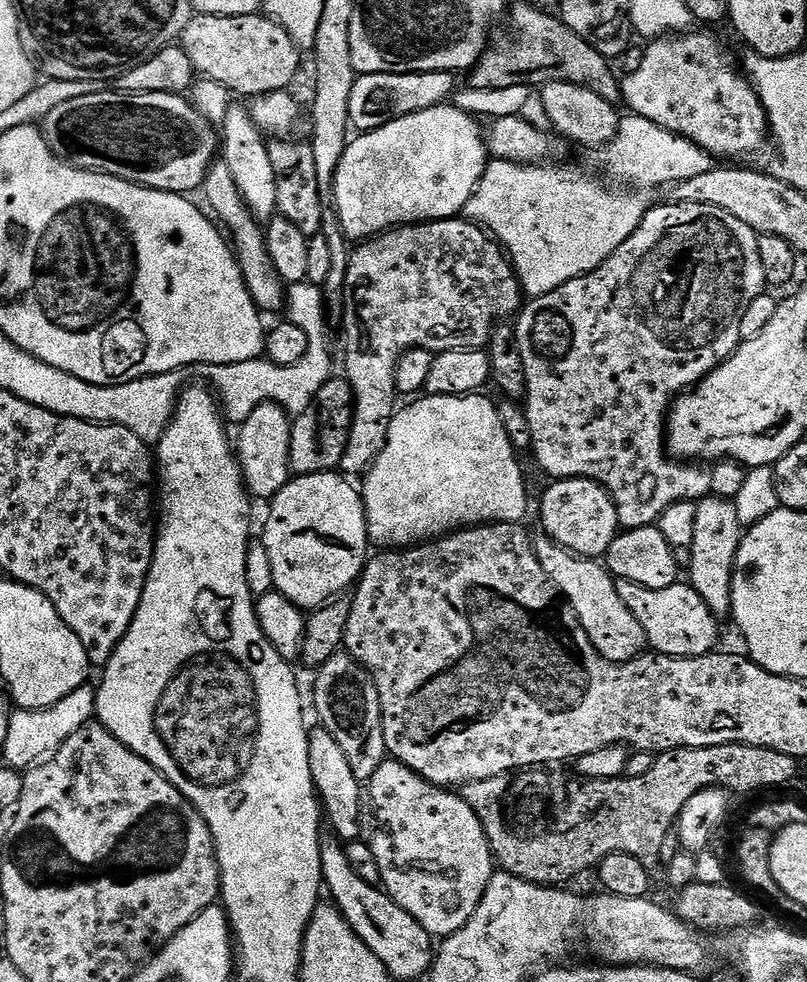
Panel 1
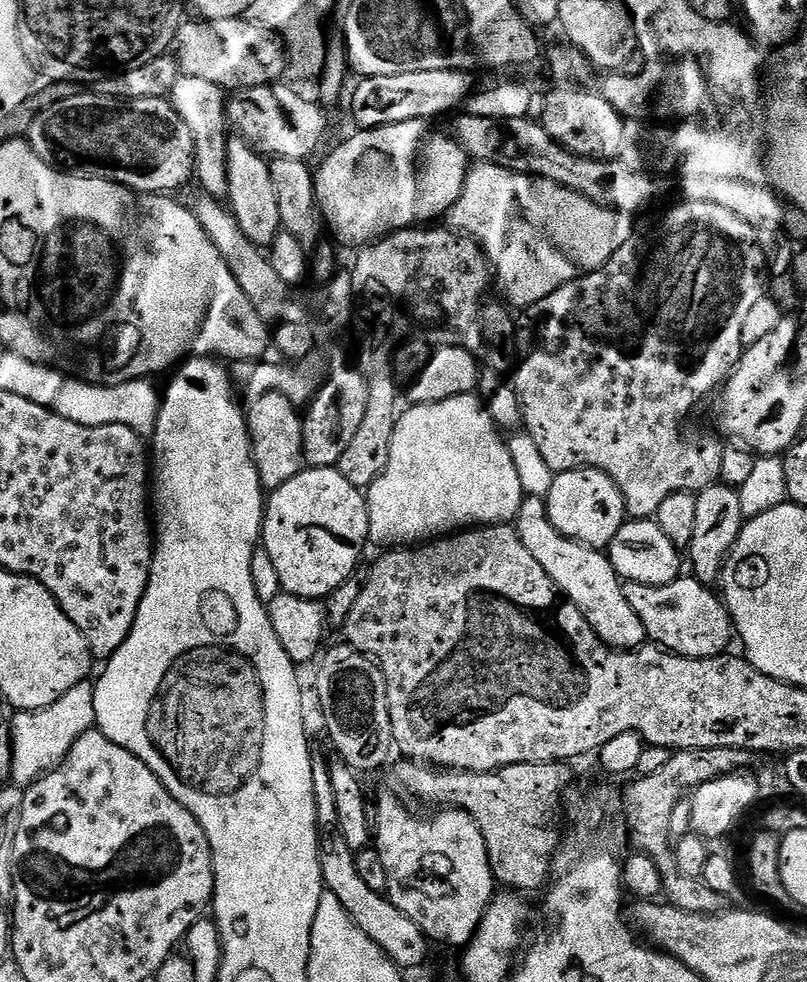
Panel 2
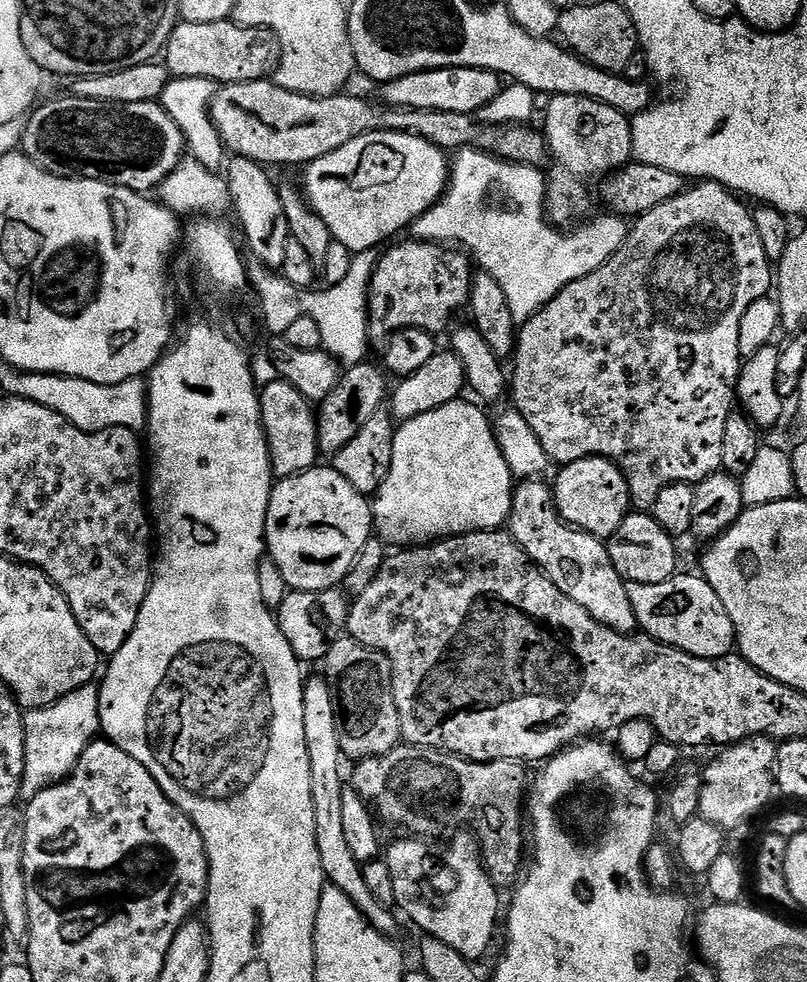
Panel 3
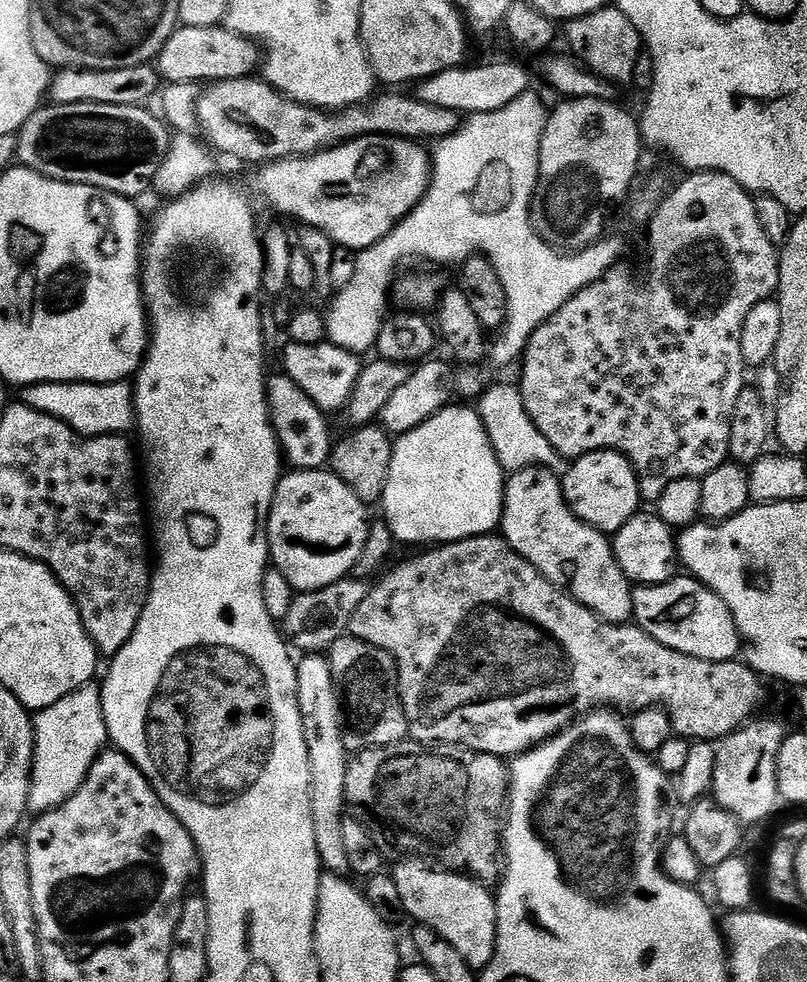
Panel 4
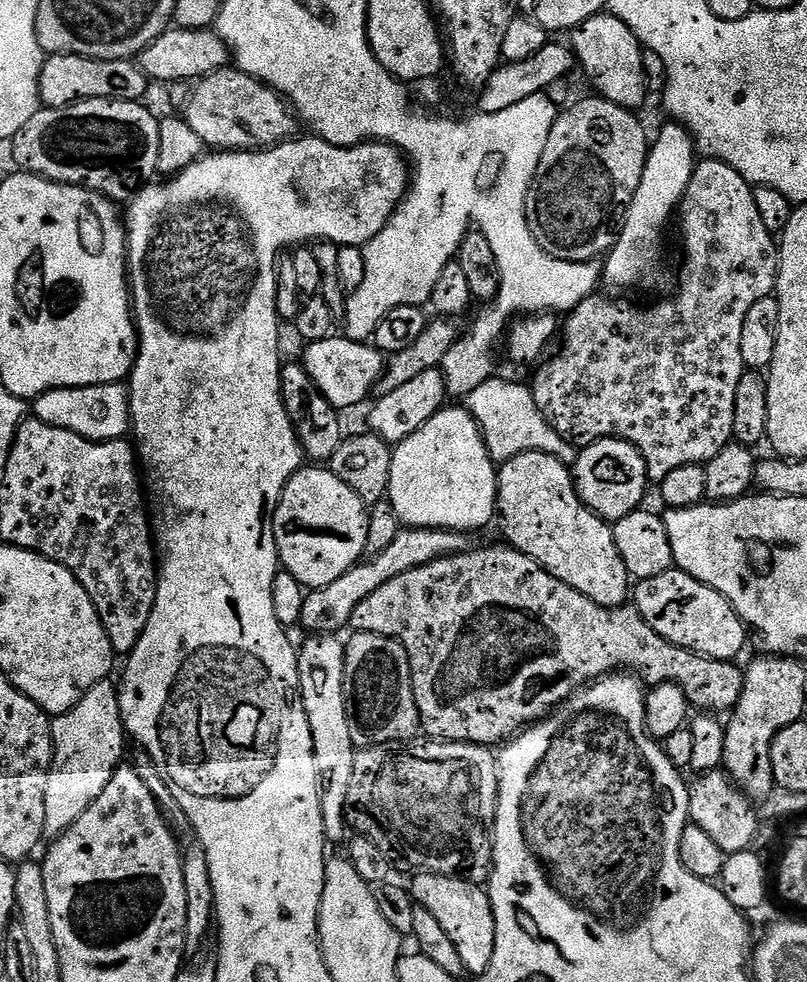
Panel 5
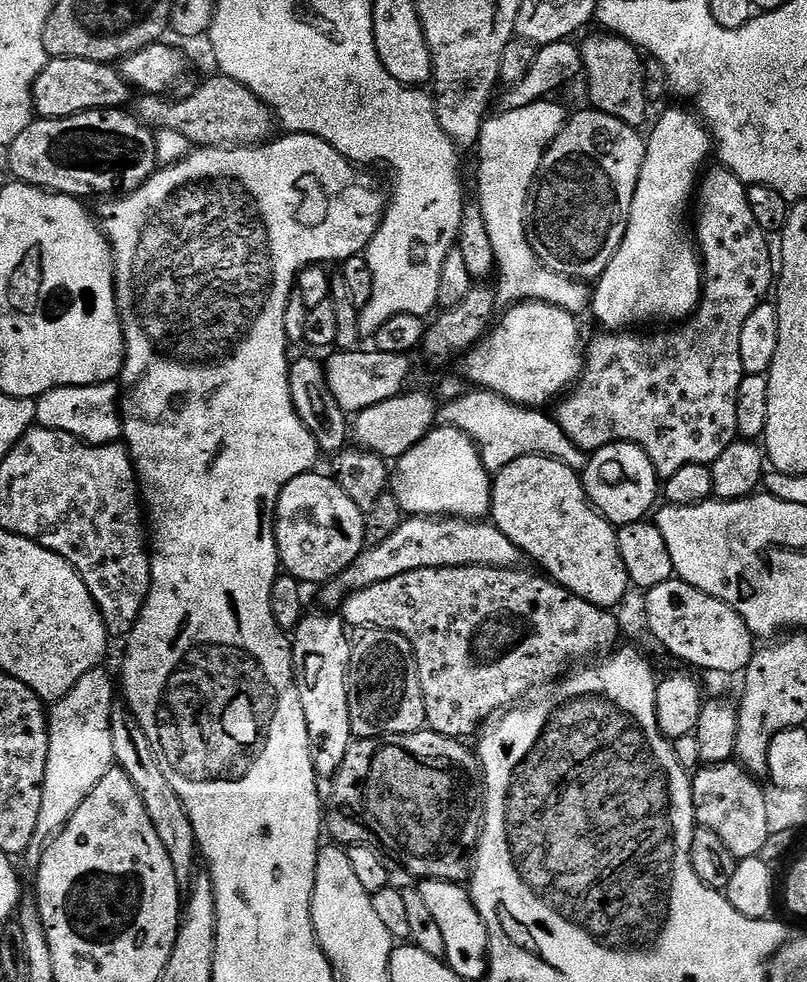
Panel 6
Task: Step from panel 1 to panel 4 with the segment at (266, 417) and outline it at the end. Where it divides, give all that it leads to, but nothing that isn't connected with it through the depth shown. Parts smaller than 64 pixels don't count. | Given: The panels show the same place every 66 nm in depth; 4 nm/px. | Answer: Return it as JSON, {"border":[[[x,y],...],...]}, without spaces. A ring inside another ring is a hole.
{"border":[[[277,374],[269,375],[266,380],[268,393],[268,413],[272,415],[272,428],[276,432],[276,438],[280,441],[280,450],[285,461],[292,463],[291,467],[296,470],[320,470],[329,463],[334,447],[334,436],[328,433],[328,424],[325,413],[315,404],[310,397],[288,376]]]}

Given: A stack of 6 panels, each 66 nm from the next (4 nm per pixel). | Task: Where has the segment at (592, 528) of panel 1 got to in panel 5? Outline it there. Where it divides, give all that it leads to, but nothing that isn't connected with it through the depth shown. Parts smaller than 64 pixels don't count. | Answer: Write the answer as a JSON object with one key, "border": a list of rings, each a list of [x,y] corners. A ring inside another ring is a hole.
{"border":[[[600,440],[587,445],[574,460],[574,487],[580,501],[605,522],[615,522],[637,511],[648,492],[650,477],[646,462],[632,444],[624,440]]]}

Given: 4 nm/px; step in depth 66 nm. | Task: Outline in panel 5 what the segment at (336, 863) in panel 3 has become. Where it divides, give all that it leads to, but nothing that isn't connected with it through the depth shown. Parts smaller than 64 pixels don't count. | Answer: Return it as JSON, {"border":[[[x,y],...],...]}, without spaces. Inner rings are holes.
{"border":[[[332,634],[309,636],[312,637],[304,645],[299,645],[296,654],[298,700],[304,703],[304,716],[308,719],[308,732],[312,735],[310,755],[315,767],[321,773],[335,773],[341,767],[336,756],[347,757],[354,744],[344,701],[344,644],[336,641]]]}

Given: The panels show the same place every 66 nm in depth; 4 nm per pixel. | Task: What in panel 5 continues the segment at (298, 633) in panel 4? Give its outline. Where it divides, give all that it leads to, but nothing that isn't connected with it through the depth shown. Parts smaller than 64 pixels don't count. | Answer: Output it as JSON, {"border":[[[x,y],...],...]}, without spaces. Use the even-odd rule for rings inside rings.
{"border":[[[404,528],[396,533],[394,542],[386,546],[376,556],[368,556],[363,562],[354,567],[342,578],[338,578],[330,586],[314,588],[307,593],[304,605],[300,608],[300,620],[308,630],[336,630],[343,624],[347,625],[352,619],[352,614],[358,602],[362,602],[378,586],[386,586],[390,578],[398,578],[398,574],[406,574],[406,570],[414,570],[418,566],[426,566],[444,556],[458,556],[469,551],[469,537],[462,532],[449,532],[447,528]]]}

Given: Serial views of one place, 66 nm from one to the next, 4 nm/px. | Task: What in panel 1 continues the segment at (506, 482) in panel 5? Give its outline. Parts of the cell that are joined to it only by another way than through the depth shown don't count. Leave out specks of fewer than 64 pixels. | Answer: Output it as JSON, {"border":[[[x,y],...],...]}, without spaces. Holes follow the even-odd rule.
{"border":[[[543,534],[535,537],[534,547],[538,562],[542,562],[542,570],[546,570],[572,615],[580,619],[582,630],[586,630],[594,650],[598,650],[602,658],[615,664],[625,664],[648,648],[646,630],[642,630],[642,622],[638,622],[638,618],[630,614],[626,602],[618,598],[616,580],[599,559],[567,552],[561,544],[554,543]]]}

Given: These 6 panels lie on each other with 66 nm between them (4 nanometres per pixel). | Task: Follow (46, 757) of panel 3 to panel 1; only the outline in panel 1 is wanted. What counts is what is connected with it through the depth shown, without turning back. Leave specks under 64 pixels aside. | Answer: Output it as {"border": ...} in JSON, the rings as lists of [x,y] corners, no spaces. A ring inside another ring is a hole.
{"border":[[[88,684],[62,698],[62,702],[42,711],[15,709],[9,722],[6,742],[2,746],[5,758],[3,761],[15,769],[31,769],[59,749],[66,738],[89,723],[95,717],[95,712],[96,691]]]}

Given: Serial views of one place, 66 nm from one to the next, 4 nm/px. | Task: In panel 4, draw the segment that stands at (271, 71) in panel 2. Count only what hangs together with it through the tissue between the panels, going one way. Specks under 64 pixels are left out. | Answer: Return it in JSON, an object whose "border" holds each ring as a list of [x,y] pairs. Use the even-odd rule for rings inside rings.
{"border":[[[183,26],[177,27],[176,31],[173,32],[172,37],[164,43],[164,49],[160,51],[160,55],[158,57],[158,72],[161,77],[168,84],[176,84],[176,83],[192,83],[195,84],[197,82],[203,82],[202,80],[208,80],[204,82],[219,82],[221,80],[242,80],[253,75],[252,70],[255,68],[257,69],[258,66],[258,56],[256,60],[256,48],[257,45],[252,42],[245,43],[241,37],[237,36],[236,33],[231,32],[227,26],[217,26],[214,28],[186,28]]]}

